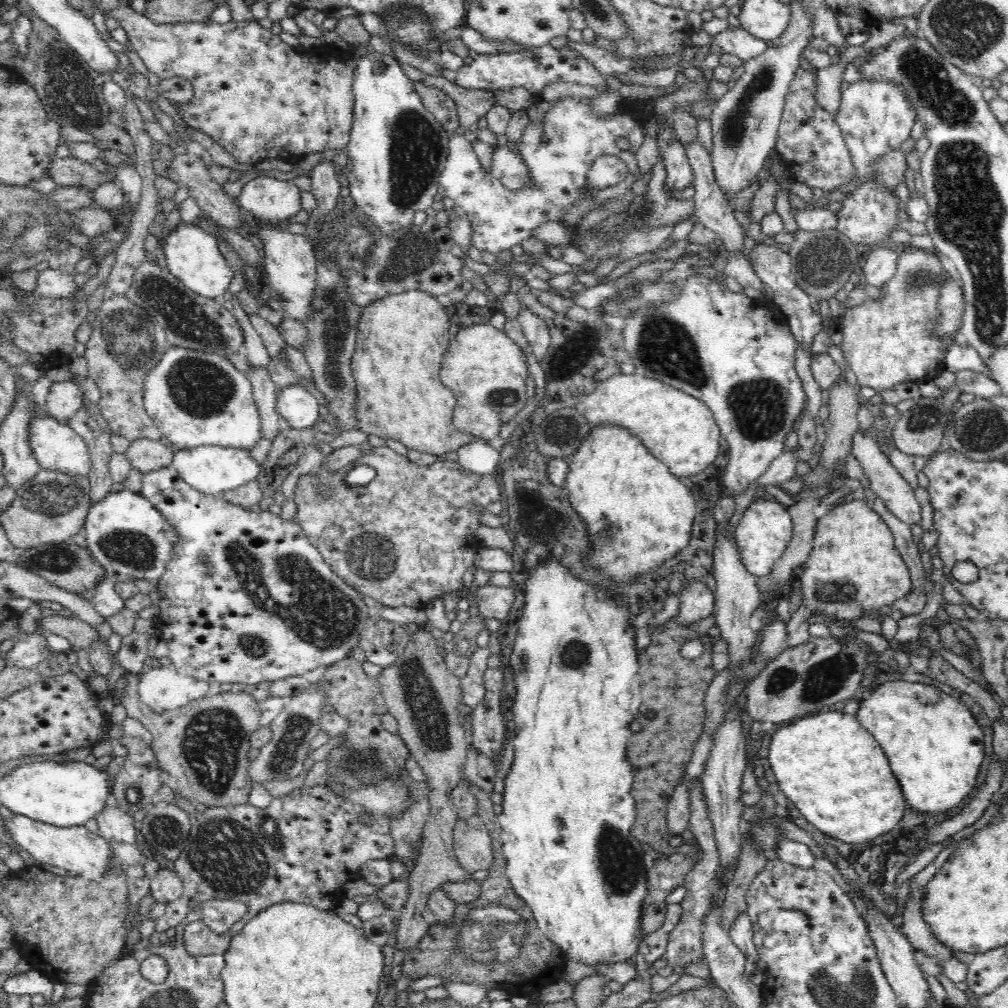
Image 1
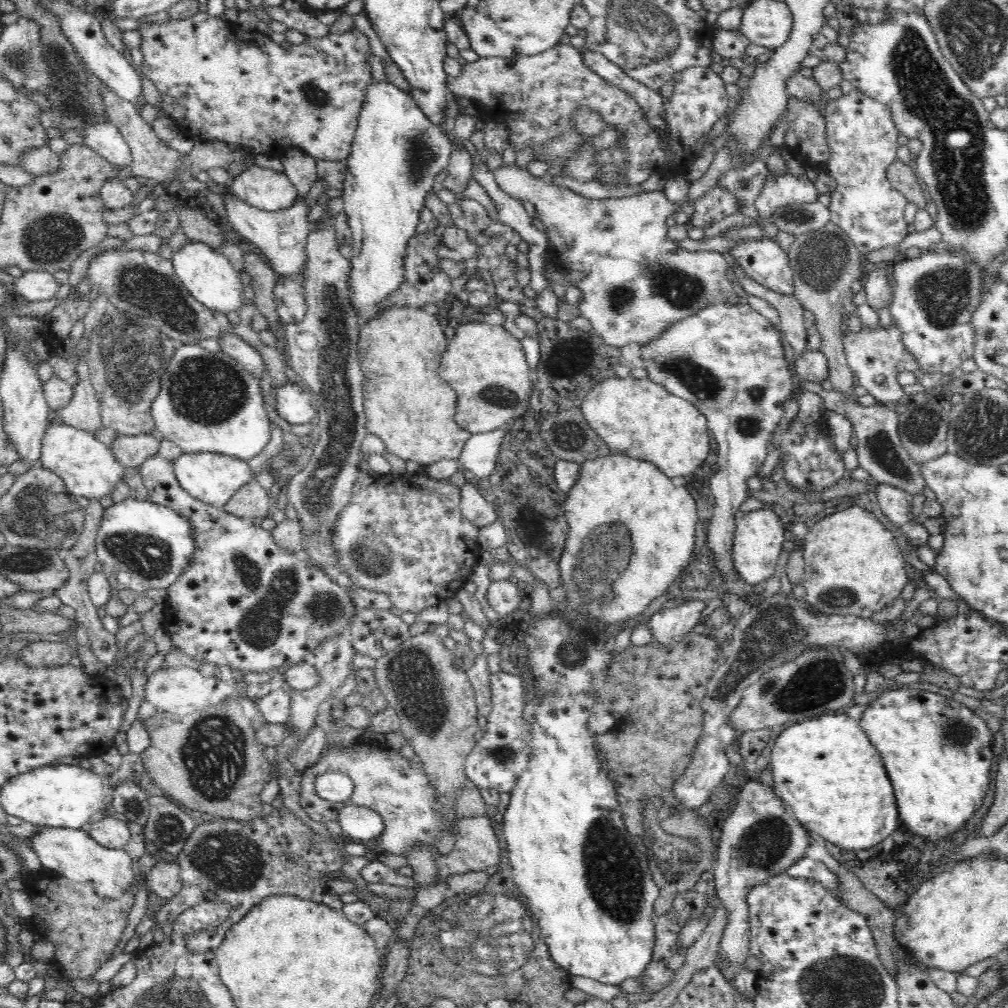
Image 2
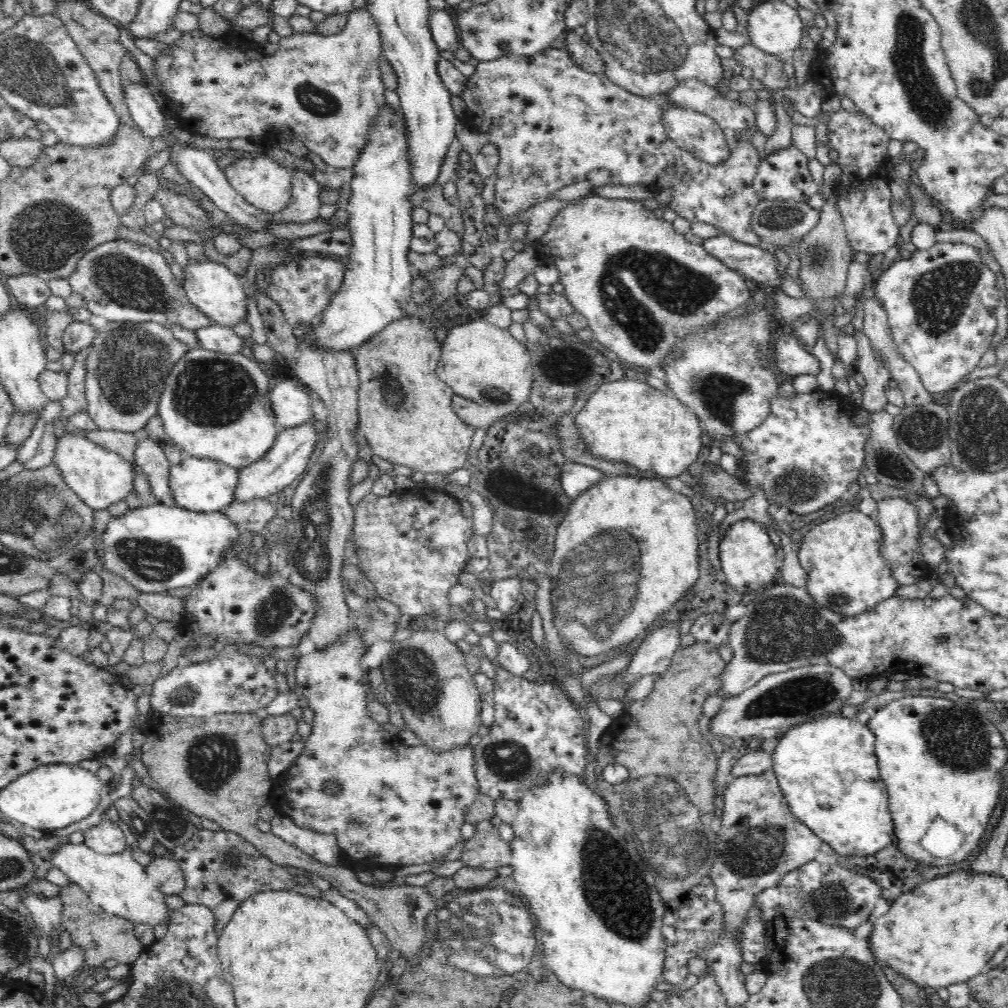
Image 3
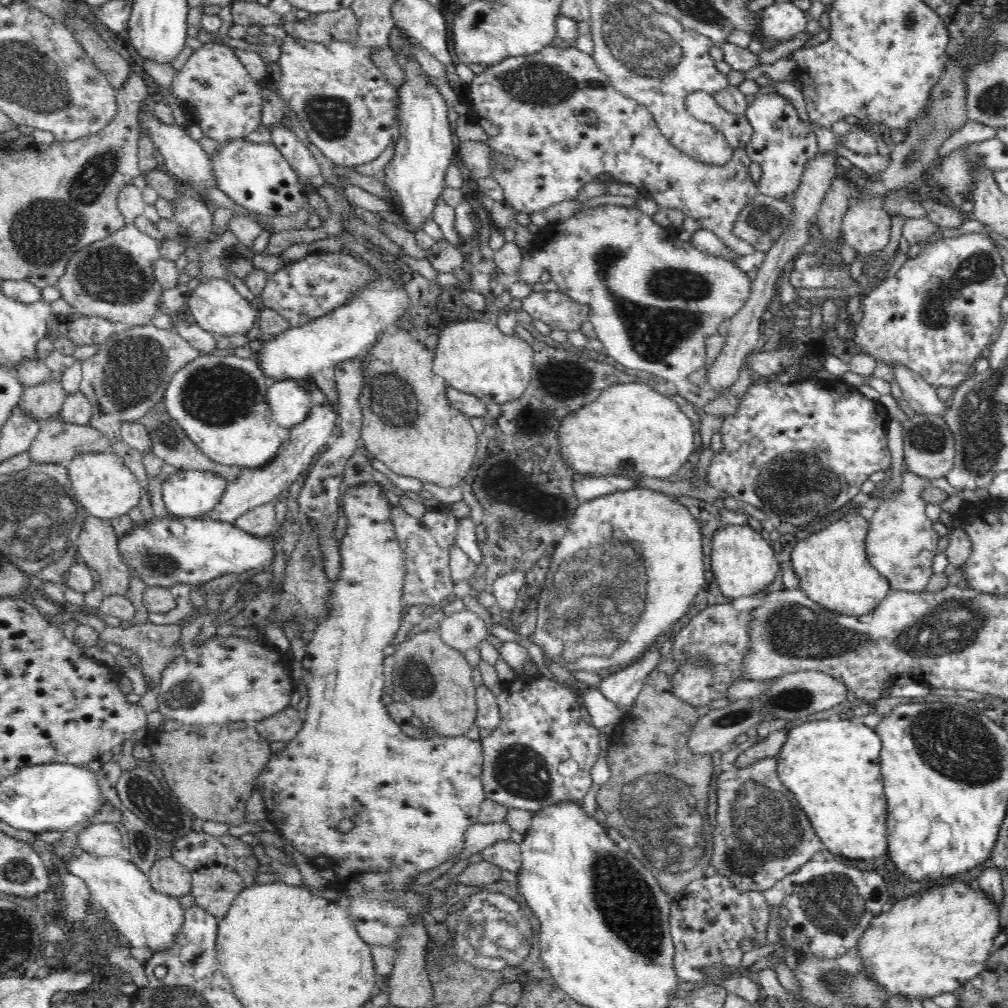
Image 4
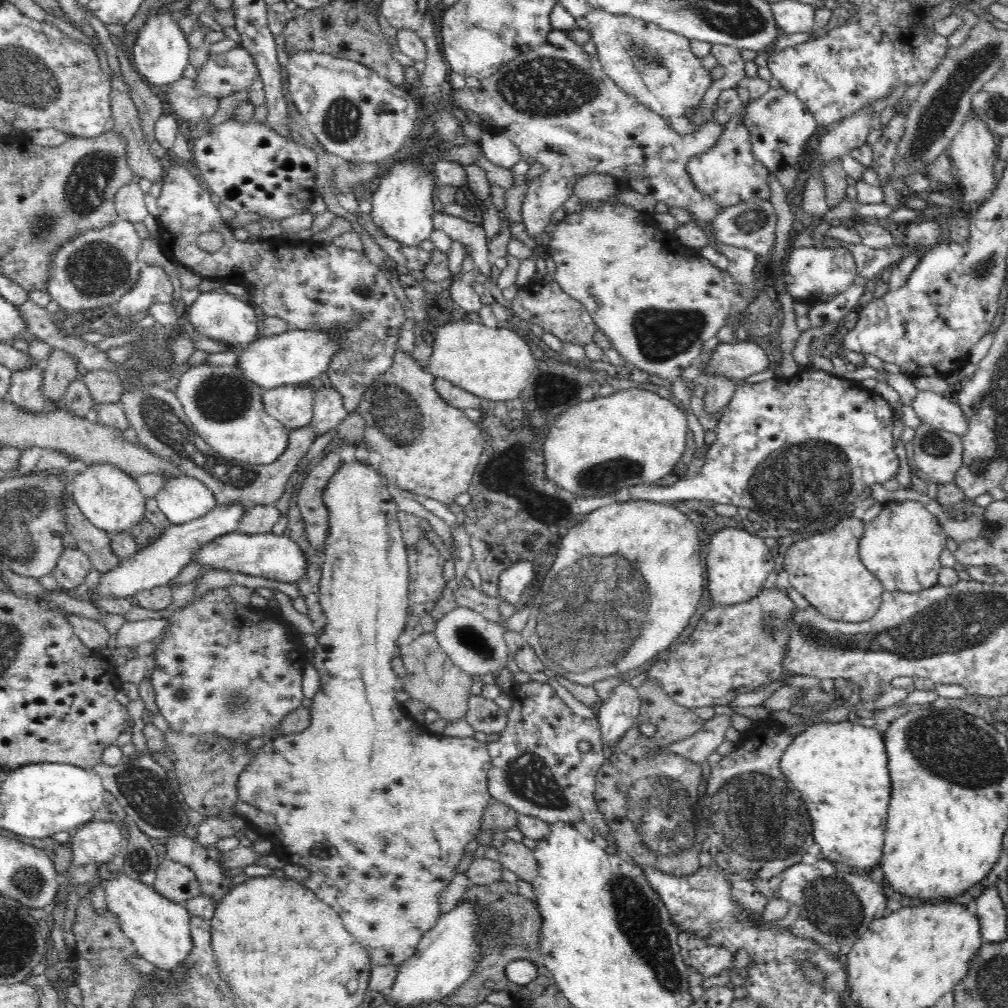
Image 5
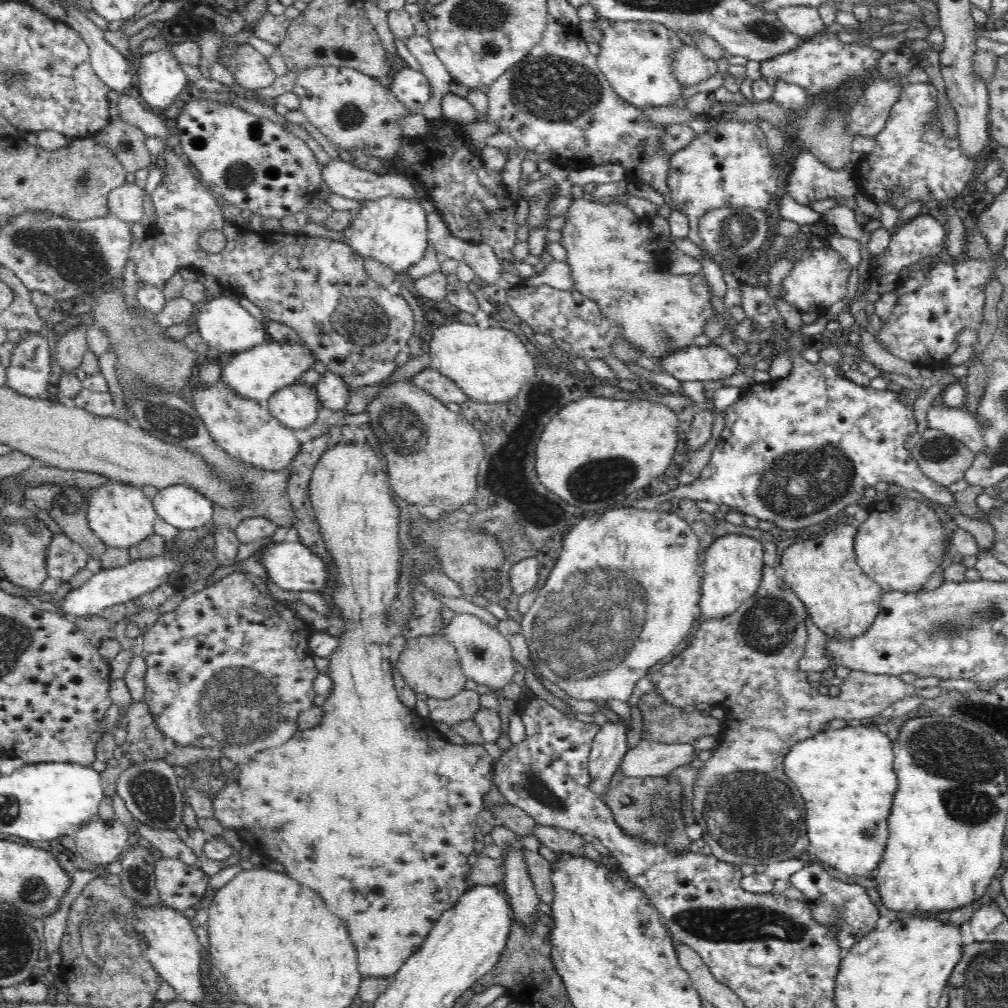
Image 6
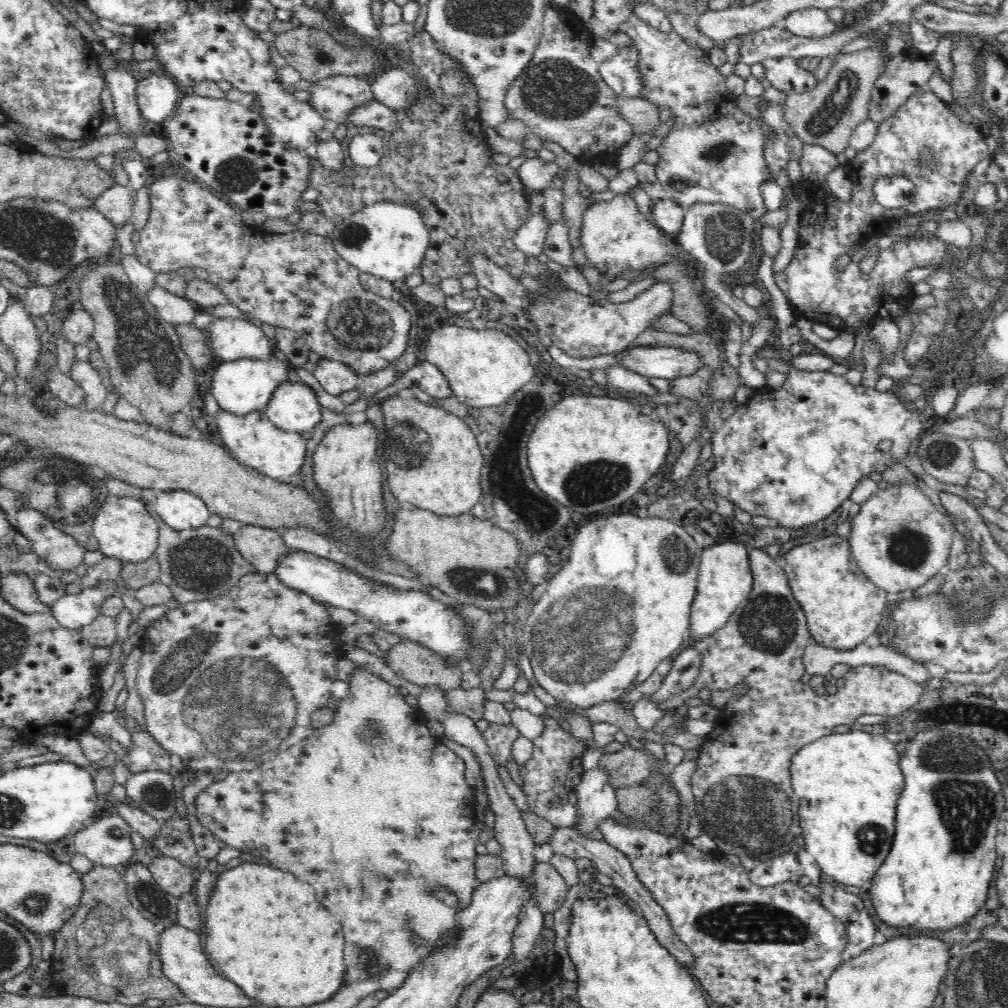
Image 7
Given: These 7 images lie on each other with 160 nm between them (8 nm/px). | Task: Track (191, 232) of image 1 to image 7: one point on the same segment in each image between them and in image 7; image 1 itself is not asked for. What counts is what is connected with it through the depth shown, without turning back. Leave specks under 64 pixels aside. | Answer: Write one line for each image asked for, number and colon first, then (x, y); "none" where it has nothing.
2: (208, 276)
3: (217, 292)
4: (215, 306)
5: (222, 317)
6: (228, 328)
7: (232, 339)

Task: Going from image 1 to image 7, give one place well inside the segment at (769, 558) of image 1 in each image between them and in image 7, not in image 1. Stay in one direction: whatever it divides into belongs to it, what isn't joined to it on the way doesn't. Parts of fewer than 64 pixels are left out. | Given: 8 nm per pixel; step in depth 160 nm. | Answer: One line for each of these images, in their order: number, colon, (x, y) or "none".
2: (760, 536)
3: (748, 557)
4: (743, 562)
5: (737, 562)
6: (733, 565)
7: (725, 580)

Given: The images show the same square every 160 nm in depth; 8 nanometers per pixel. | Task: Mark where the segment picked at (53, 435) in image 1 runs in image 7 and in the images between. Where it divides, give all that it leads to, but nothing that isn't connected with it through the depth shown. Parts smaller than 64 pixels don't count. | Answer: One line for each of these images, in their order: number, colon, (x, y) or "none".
2: (89, 468)
3: (100, 477)
4: (104, 486)
5: (111, 500)
6: (121, 515)
7: (124, 529)

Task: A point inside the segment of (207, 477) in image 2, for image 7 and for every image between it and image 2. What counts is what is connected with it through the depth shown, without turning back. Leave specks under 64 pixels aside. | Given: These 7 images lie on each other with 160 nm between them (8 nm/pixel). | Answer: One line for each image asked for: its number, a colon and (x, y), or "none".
3: (205, 485)
4: (187, 493)
5: (182, 499)
6: (181, 506)
7: (181, 510)

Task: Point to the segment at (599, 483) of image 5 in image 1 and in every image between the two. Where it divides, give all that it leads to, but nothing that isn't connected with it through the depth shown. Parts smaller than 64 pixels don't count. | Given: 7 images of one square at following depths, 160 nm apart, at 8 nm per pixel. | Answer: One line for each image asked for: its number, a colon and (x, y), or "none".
1: (681, 431)
2: (641, 419)
3: (627, 421)
4: (648, 427)

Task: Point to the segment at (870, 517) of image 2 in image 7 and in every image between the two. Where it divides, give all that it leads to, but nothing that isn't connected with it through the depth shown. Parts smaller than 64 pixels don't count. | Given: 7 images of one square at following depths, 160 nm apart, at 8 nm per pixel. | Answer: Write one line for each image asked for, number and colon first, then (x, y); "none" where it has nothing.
3: (845, 572)
4: (832, 566)
5: (826, 568)
6: (843, 602)
7: (843, 607)

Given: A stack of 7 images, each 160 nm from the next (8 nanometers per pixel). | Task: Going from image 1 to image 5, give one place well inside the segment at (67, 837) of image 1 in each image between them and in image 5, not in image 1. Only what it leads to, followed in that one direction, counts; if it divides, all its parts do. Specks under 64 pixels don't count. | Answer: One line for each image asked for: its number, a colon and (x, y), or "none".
2: (72, 853)
3: (120, 886)
4: (146, 918)
5: (160, 928)

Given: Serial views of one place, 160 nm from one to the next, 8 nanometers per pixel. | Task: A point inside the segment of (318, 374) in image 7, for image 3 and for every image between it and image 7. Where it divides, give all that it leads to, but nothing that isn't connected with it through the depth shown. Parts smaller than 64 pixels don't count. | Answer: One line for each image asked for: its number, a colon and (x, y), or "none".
3: (288, 457)
4: (255, 486)
5: (328, 409)
6: (333, 393)

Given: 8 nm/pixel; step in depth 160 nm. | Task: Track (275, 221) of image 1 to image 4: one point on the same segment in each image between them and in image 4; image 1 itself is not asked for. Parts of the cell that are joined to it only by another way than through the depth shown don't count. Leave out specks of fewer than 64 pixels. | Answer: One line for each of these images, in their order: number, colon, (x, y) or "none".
2: (264, 188)
3: (264, 183)
4: (257, 176)

